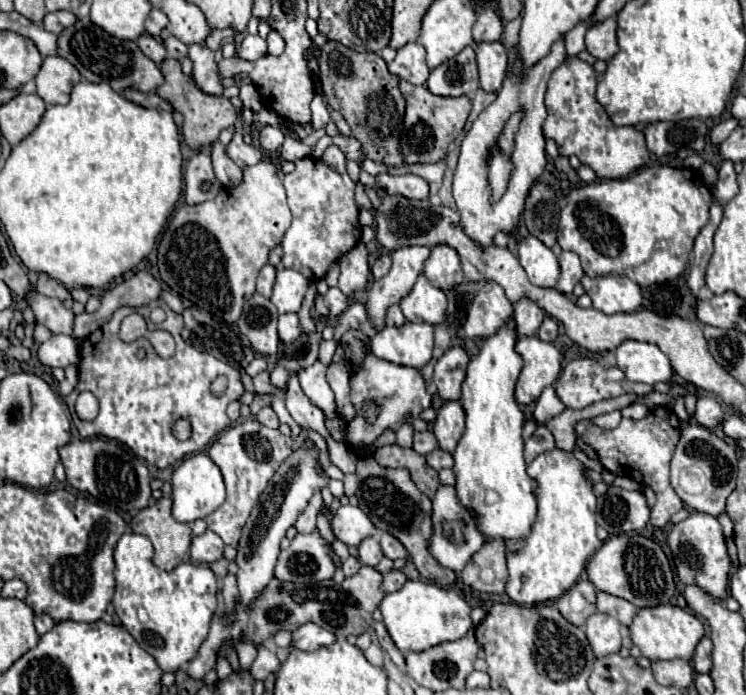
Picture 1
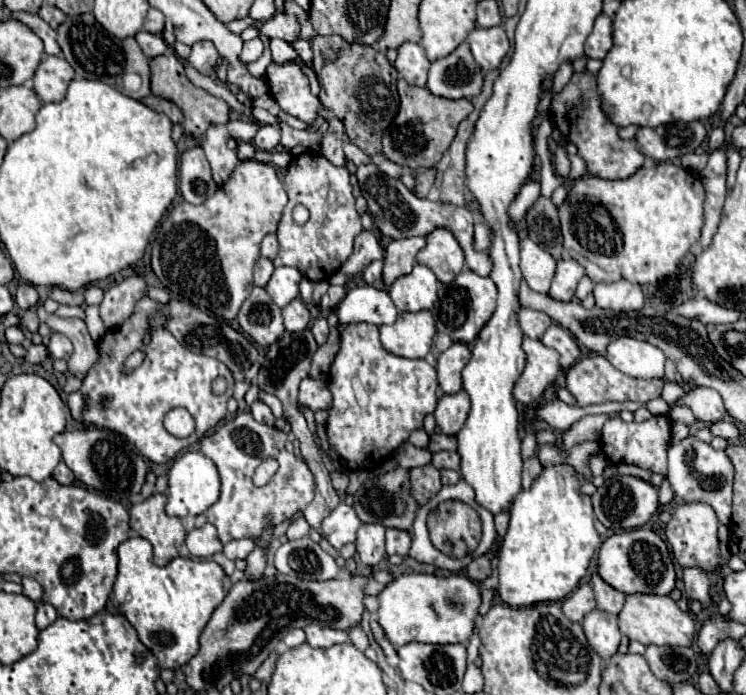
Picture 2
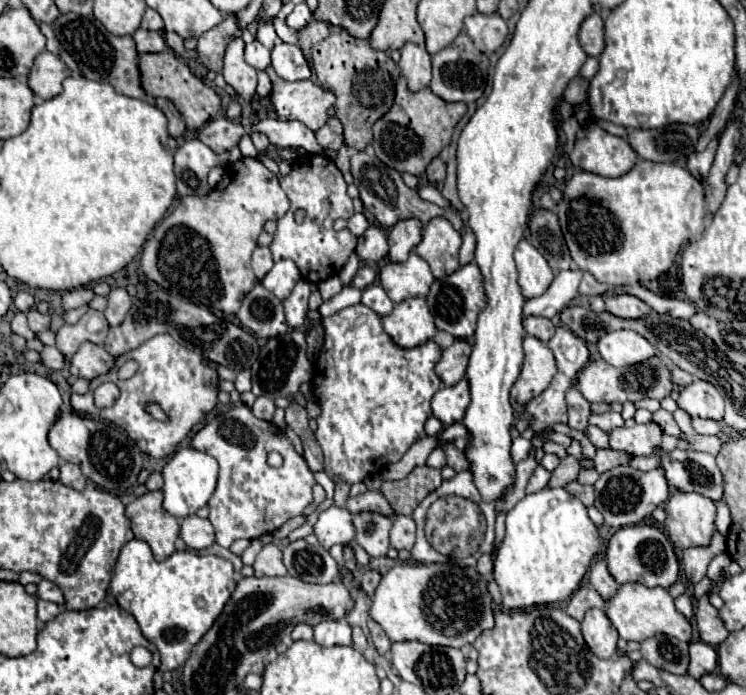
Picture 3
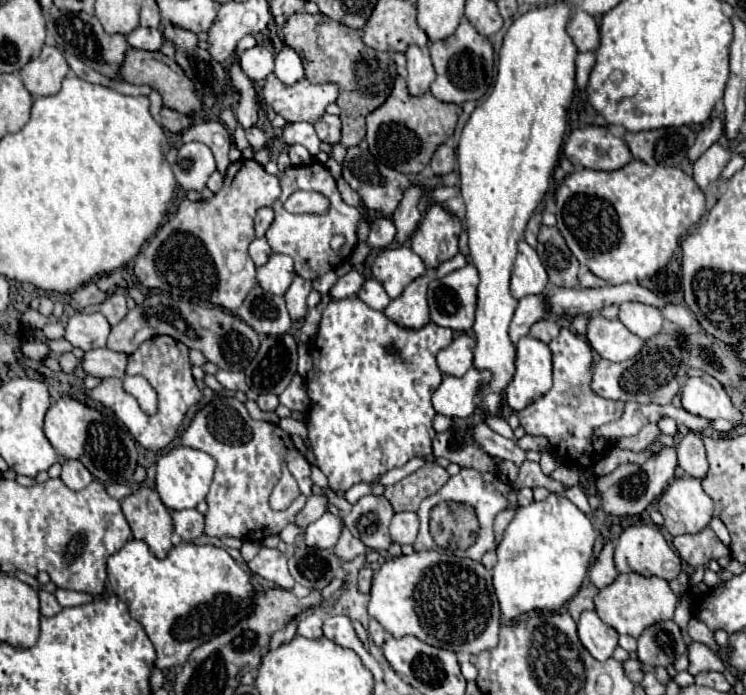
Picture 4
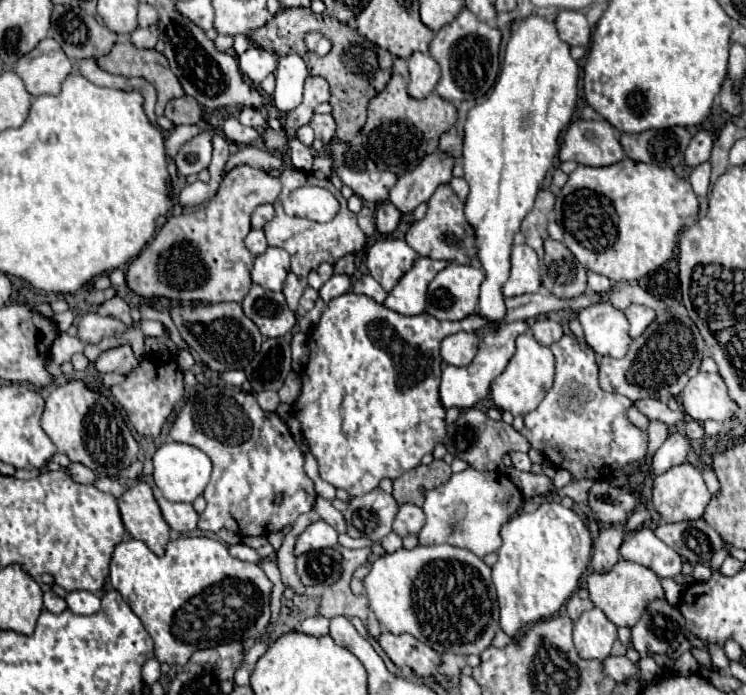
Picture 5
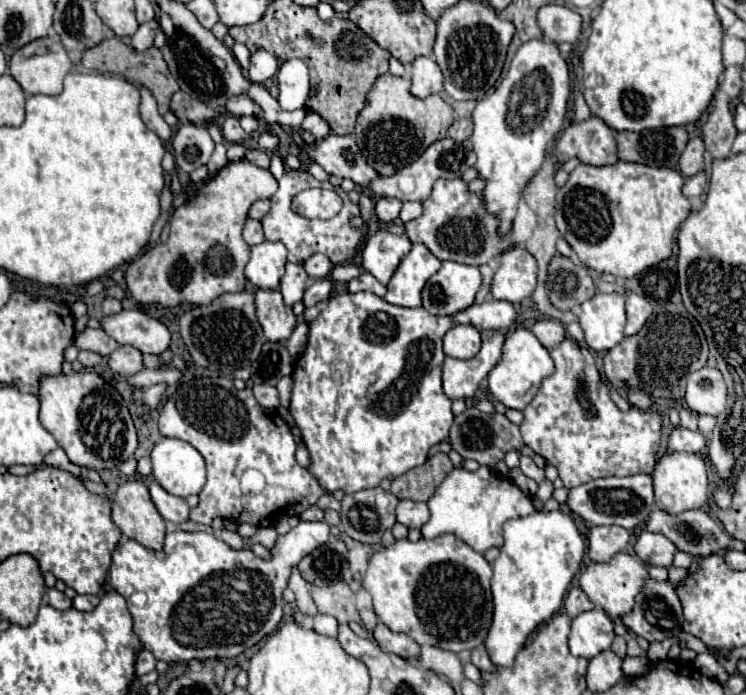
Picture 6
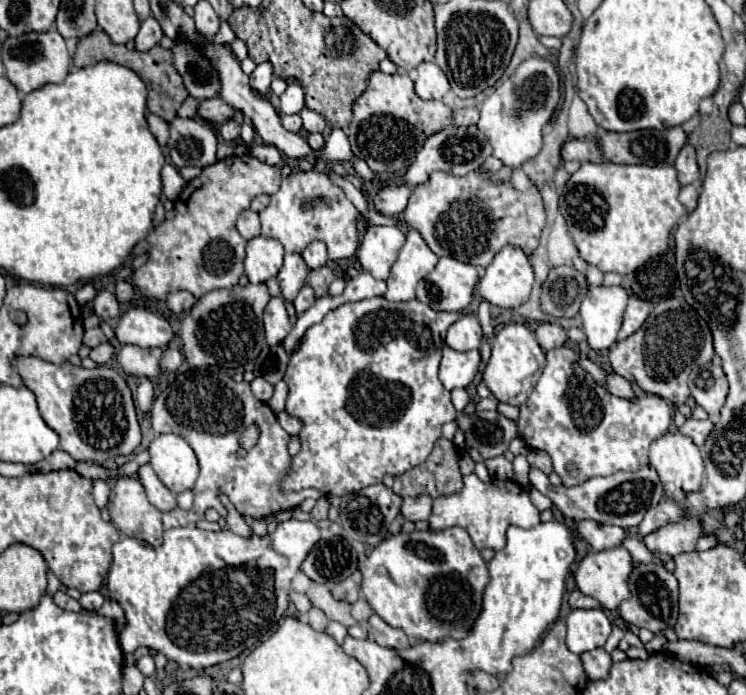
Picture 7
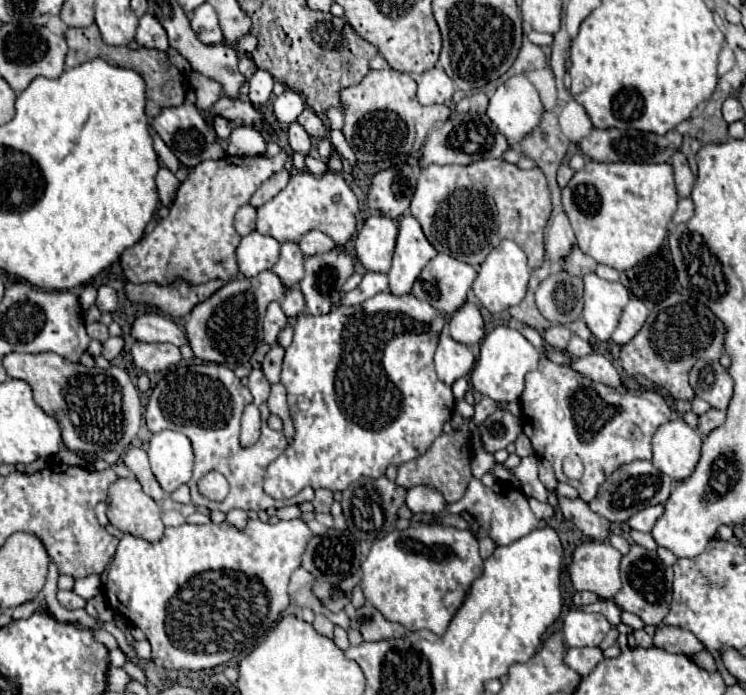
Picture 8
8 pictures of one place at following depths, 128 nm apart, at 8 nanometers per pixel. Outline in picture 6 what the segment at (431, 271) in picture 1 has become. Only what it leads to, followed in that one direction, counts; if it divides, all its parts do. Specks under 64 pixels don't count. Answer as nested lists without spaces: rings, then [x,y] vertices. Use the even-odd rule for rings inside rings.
[[[462,178],[436,180],[430,198],[422,202],[422,206],[424,214],[406,224],[406,234],[412,244],[424,244],[438,260],[480,266],[502,254],[510,244],[510,232],[506,236],[498,234],[498,218],[490,218],[490,214],[482,210],[482,196],[468,192]]]

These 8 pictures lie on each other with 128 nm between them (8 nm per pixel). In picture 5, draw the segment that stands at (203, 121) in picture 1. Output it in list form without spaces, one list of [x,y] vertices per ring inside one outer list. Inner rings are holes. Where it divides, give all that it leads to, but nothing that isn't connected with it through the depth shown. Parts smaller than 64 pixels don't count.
[[[118,42],[106,58],[98,60],[98,66],[102,66],[102,70],[110,74],[126,78],[138,76],[148,80],[158,92],[158,104],[156,104],[158,116],[164,112],[166,104],[172,98],[184,96],[184,90],[176,74],[170,70],[166,56],[156,50],[140,50],[132,42]]]

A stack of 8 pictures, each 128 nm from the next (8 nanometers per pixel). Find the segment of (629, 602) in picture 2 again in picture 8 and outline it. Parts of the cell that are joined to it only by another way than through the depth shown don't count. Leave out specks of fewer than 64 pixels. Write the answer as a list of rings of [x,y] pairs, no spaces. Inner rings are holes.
[[[584,542],[582,546],[578,546],[574,550],[572,564],[568,566],[574,588],[576,590],[590,590],[596,596],[600,596],[602,600],[612,600],[618,594],[618,590],[622,588],[620,560],[622,560],[622,554],[610,542]]]

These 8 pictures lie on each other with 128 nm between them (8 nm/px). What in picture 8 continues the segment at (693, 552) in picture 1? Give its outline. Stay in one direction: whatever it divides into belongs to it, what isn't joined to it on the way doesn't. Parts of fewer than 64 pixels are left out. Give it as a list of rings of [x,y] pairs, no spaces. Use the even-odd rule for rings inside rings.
[[[680,418],[660,426],[652,438],[652,464],[674,482],[686,480],[700,460],[700,434]]]

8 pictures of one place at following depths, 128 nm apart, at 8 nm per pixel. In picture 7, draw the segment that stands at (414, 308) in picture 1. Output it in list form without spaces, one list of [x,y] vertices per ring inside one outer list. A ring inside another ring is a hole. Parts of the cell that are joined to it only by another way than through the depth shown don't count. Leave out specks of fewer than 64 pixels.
[[[368,226],[358,248],[358,262],[374,278],[386,280],[390,276],[390,268],[396,262],[404,242],[406,242],[406,236],[396,226],[392,228]]]

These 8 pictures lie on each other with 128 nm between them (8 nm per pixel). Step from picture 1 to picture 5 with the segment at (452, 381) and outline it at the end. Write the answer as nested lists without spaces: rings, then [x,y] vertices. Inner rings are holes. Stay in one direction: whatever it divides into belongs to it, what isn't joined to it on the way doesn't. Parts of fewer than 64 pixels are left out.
[[[456,332],[442,340],[440,356],[450,366],[468,366],[478,352],[478,342],[474,332]]]

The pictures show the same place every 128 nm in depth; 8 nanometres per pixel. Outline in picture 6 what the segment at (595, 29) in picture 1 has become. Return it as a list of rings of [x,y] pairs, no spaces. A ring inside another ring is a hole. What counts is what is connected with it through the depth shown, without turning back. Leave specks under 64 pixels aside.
[[[548,4],[538,10],[538,24],[544,38],[552,42],[574,44],[582,32],[582,16],[560,4]]]

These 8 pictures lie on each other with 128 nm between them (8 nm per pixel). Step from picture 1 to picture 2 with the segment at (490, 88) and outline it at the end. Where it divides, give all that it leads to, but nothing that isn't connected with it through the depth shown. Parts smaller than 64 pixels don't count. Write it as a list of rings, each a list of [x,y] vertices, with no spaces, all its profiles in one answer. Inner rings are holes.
[[[474,28],[468,36],[468,44],[474,54],[476,64],[484,72],[494,72],[510,50],[504,28],[490,28],[490,30]]]

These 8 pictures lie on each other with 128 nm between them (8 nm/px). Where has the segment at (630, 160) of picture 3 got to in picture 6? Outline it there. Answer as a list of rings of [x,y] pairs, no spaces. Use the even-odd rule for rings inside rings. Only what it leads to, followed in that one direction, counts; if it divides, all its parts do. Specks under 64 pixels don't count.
[[[596,116],[584,122],[572,122],[556,144],[556,156],[560,164],[570,158],[580,158],[580,162],[592,166],[614,164],[618,162],[614,132]]]

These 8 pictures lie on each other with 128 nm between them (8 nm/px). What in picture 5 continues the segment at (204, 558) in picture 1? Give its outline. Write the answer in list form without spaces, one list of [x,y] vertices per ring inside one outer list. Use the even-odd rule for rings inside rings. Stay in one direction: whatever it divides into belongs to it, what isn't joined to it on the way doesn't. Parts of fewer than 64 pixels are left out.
[[[158,498],[160,510],[168,522],[168,526],[176,532],[192,532],[198,528],[198,514],[192,504],[186,502],[168,502],[166,498]]]

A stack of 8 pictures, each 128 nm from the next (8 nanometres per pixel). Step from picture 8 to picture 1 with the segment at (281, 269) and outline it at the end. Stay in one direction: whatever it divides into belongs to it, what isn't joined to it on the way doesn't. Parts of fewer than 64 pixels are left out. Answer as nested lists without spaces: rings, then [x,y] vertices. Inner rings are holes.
[[[282,314],[278,320],[278,338],[284,344],[292,344],[300,336],[298,314]]]

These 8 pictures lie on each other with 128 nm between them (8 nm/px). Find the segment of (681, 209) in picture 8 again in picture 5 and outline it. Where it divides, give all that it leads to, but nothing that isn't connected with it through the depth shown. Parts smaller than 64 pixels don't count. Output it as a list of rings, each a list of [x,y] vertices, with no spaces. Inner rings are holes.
[[[702,162],[698,164],[692,174],[690,174],[690,184],[692,184],[692,190],[700,196],[700,198],[706,198],[708,194],[708,184],[710,184],[710,162]]]

